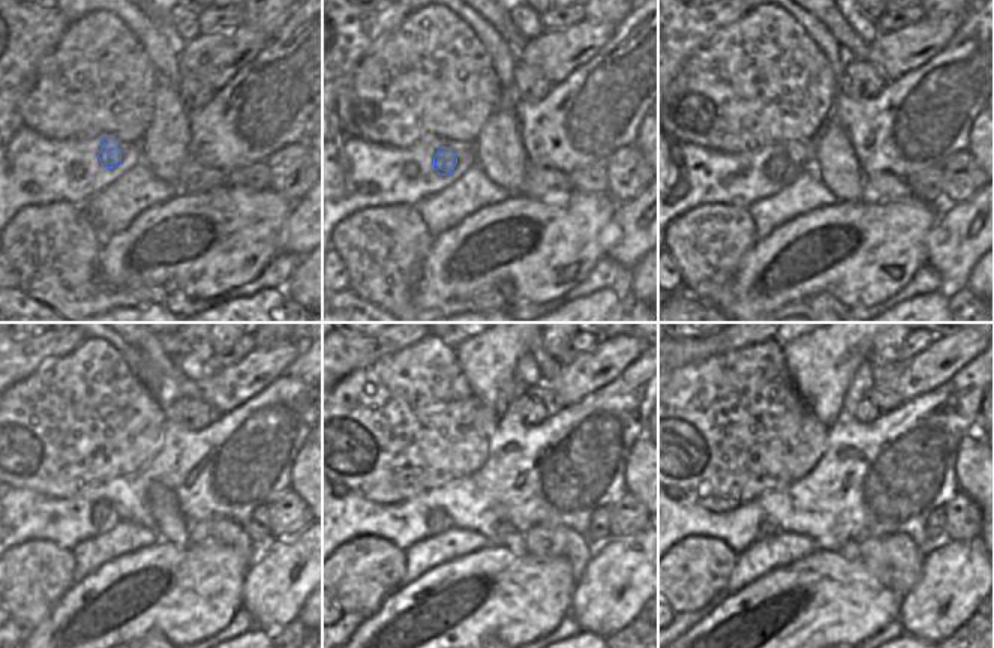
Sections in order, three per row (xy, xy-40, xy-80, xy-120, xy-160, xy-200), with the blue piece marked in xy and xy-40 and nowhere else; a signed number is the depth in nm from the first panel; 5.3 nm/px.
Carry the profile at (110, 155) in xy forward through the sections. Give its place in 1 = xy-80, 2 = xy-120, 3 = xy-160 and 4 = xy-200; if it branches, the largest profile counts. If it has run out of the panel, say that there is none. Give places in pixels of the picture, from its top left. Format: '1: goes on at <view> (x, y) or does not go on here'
1: goes on at xy-80 (775, 168)
2: goes on at xy-120 (104, 516)
3: goes on at xy-160 (438, 522)
4: goes on at xy-200 (766, 530)

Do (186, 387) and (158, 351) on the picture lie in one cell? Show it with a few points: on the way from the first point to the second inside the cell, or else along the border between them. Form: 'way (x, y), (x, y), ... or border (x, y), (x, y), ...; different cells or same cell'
way (177, 378), (164, 360); same cell

